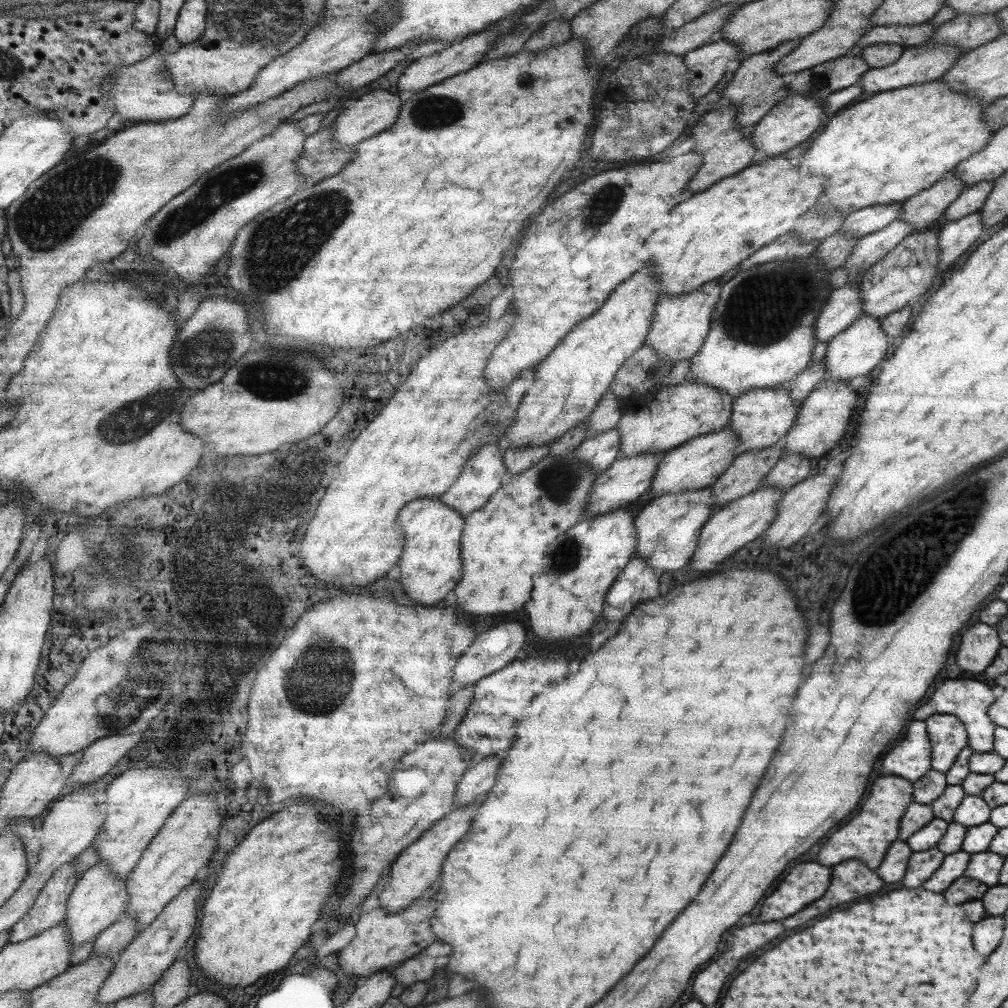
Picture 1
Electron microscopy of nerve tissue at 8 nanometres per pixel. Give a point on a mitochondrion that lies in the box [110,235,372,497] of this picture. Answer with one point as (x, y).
(259, 376)

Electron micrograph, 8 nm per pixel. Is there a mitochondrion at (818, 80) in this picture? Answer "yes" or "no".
yes

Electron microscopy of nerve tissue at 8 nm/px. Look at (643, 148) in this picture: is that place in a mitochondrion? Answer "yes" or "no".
no

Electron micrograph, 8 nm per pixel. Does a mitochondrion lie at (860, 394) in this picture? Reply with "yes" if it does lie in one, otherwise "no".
no

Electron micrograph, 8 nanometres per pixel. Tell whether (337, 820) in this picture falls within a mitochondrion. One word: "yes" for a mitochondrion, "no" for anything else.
no

